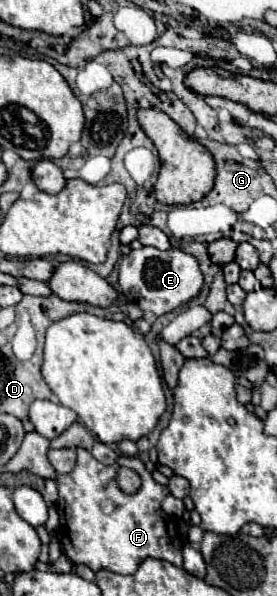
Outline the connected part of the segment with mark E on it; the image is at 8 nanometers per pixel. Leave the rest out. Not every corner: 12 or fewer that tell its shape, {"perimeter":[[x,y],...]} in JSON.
{"perimeter":[[152,246],[120,262],[120,292],[156,316],[196,298],[200,264]]}

